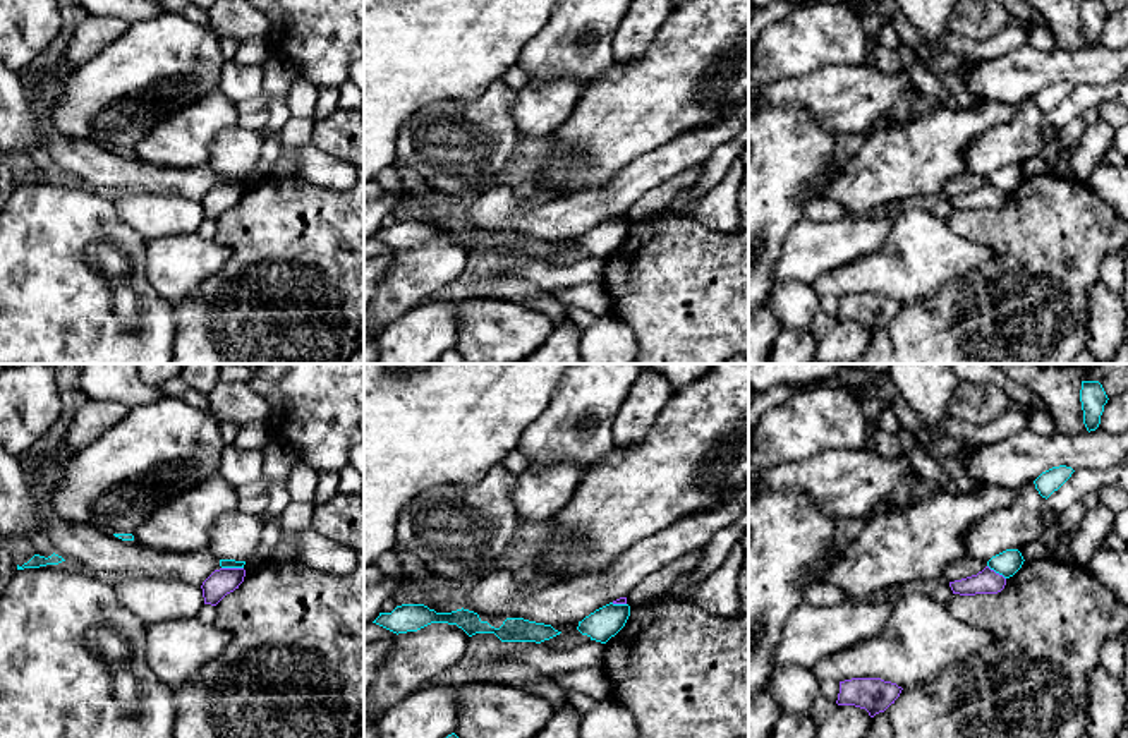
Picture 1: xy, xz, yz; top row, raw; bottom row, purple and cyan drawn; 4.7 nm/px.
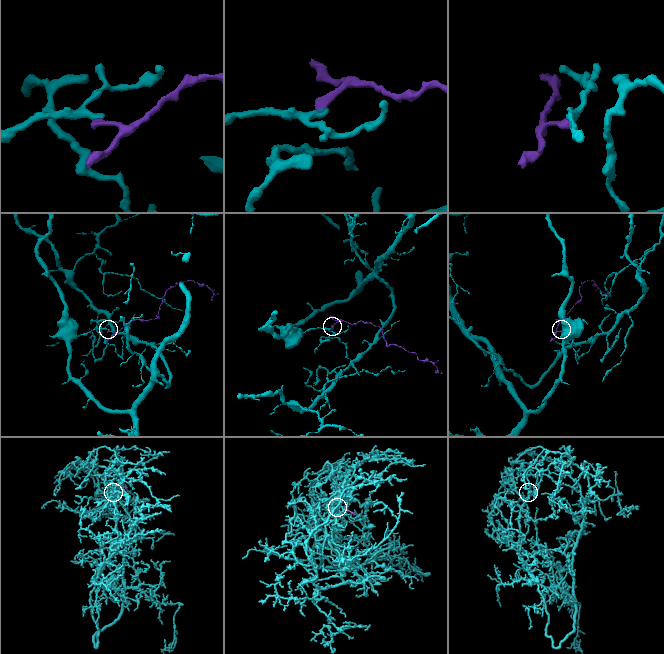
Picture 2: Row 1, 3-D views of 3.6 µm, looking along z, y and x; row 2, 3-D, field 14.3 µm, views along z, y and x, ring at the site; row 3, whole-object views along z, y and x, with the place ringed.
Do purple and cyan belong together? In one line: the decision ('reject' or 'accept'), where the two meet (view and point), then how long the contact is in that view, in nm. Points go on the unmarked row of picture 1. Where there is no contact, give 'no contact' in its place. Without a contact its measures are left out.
reject; meets purple in xy at (232, 184); contact 100 nm long

